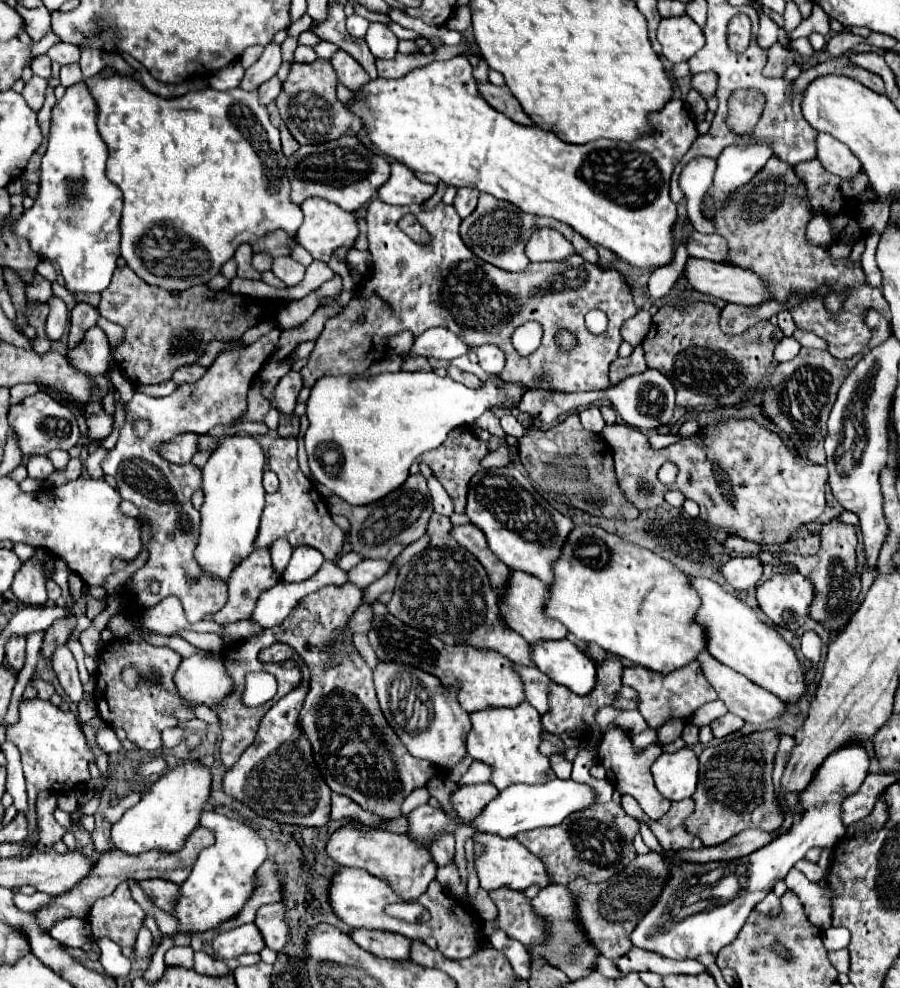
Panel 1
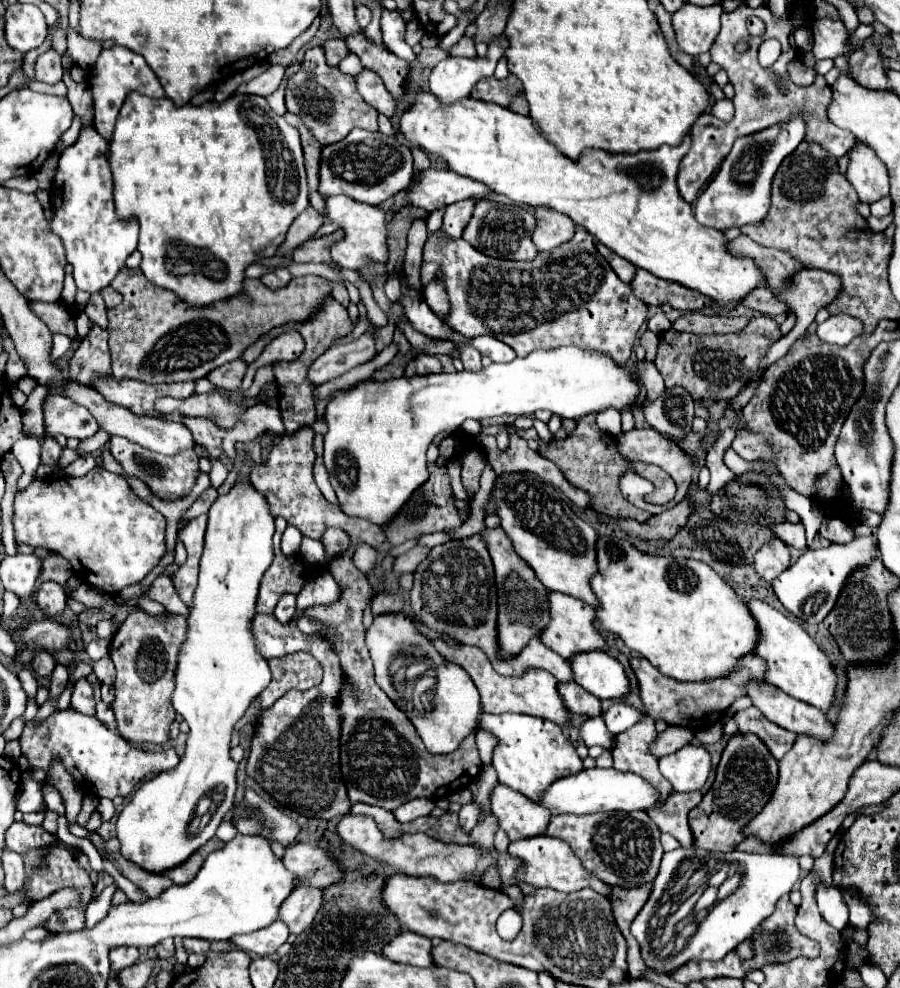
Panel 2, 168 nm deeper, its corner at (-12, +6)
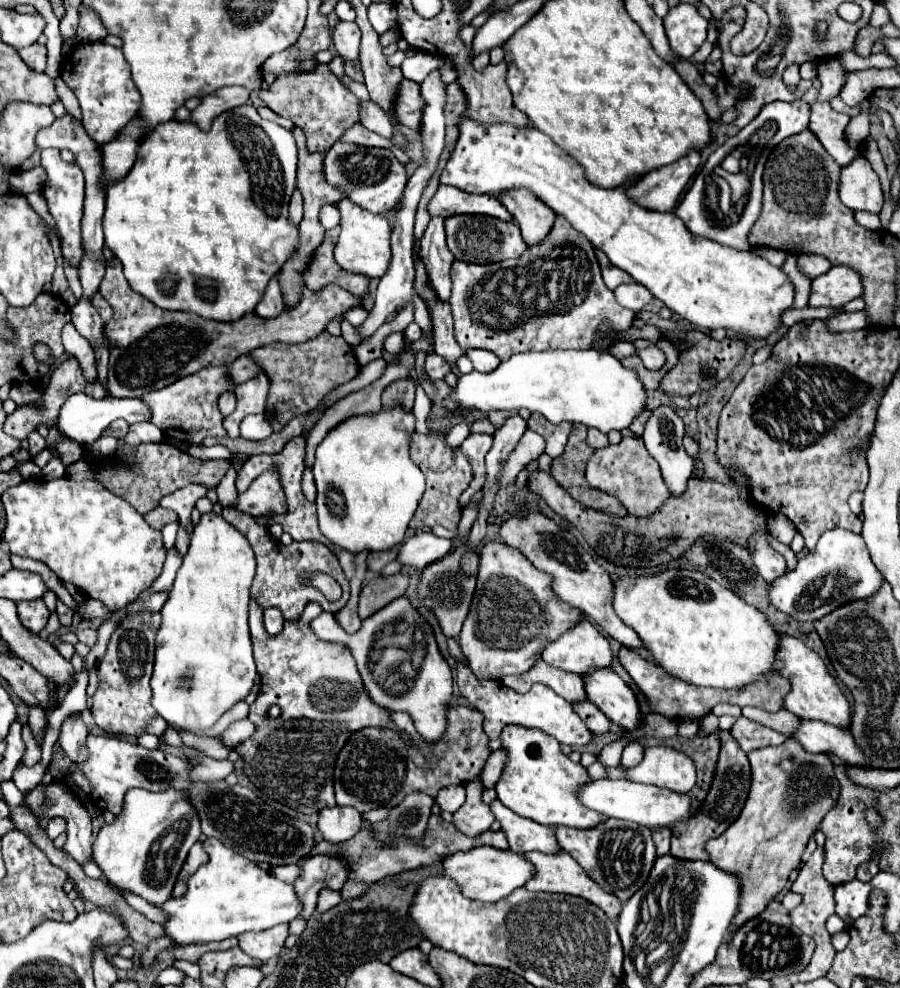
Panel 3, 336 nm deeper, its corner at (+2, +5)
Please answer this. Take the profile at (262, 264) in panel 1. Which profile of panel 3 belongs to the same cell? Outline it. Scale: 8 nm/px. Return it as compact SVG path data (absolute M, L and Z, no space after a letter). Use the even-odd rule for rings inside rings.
M295 189L293 197L291 197L291 205L289 205L289 223L291 225L299 225L303 219L303 201L301 201L301 193L299 189Z

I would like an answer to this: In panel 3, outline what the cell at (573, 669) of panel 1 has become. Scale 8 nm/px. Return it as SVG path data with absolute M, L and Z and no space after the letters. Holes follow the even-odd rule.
M591 669L583 675L587 699L597 705L621 729L633 731L641 719L639 703L631 687L611 669Z

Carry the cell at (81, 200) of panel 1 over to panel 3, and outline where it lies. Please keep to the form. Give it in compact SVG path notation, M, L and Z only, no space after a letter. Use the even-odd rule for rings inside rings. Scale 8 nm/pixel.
M45 149L41 153L41 165L47 171L47 181L43 185L43 195L47 199L49 213L55 219L59 237L61 237L61 251L65 261L79 269L81 261L85 257L85 247L83 247L83 237L81 237L81 219L83 219L83 199L85 199L85 179L81 169L75 163L67 163L61 159L57 149Z

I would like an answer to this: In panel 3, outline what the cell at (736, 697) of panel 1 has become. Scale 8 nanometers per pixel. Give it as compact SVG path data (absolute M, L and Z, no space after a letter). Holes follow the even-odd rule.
M801 719L791 737L797 739L807 753L833 753L839 759L847 761L847 765L869 767L865 755L861 753L861 749L857 749L853 735L829 723Z

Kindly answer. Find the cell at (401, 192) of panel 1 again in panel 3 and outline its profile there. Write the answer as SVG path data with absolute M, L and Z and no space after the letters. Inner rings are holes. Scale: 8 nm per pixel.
M443 183L439 185L433 199L429 201L427 211L429 215L441 215L441 217L451 217L459 213L481 213L481 215L499 217L503 221L513 219L499 199L489 197L487 193L483 195L465 193L453 185L443 185Z

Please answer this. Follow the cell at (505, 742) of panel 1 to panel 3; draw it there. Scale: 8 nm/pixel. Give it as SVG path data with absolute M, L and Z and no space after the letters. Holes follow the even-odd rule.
M505 725L501 735L501 747L505 749L505 765L495 785L497 797L511 811L521 817L529 817L541 825L567 825L589 829L605 817L597 811L585 809L577 801L577 785L589 781L585 767L573 763L563 751L557 739L549 737L541 729L529 729L521 725Z

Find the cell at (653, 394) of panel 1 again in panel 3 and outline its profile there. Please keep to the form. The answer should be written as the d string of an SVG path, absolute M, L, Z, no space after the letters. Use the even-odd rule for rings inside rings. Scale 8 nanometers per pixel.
M667 405L655 407L647 425L645 425L645 433L643 433L643 441L647 451L657 459L663 479L669 485L671 495L681 495L685 491L685 483L691 477L691 469L693 469L693 459L687 455L687 451L681 445L681 439L685 435L685 423L683 419Z

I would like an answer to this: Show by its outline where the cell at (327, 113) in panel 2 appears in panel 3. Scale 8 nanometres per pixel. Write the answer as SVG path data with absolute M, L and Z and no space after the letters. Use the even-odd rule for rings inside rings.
M323 63L315 65L315 69L311 71L293 71L279 75L269 89L261 91L259 97L277 115L291 119L305 131L307 149L311 153L327 151L333 145L333 141L337 141L349 127L359 123L357 117L359 99L351 91L347 91Z

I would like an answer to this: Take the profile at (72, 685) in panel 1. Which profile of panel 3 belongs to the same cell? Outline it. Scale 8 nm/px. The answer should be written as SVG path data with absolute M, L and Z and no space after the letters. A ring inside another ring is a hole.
M71 713L63 725L61 725L61 735L59 735L59 743L63 747L63 751L67 753L67 757L77 763L83 761L85 757L85 737L89 735L87 727L83 721L77 721L77 713Z

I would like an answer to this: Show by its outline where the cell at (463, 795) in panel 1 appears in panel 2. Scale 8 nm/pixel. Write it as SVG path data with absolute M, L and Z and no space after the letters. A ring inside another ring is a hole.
M499 784L493 790L491 812L511 840L541 836L545 834L547 824L551 820L551 812L547 812L539 804L533 804L531 800L527 800L505 784Z

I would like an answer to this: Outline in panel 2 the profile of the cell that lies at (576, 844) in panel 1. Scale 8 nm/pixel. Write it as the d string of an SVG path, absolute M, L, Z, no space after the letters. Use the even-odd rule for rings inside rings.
M599 812L585 816L561 814L553 816L547 834L571 844L571 850L581 858L583 866L609 886L637 888L651 884L659 872L663 858L661 830L645 812Z

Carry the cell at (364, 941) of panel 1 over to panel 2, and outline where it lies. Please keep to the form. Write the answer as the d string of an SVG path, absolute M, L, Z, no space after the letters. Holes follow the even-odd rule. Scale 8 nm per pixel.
M401 932L383 948L383 954L389 960L399 962L399 964L429 968L429 966L433 966L431 948L433 948L433 944L429 938L423 938L415 932Z

